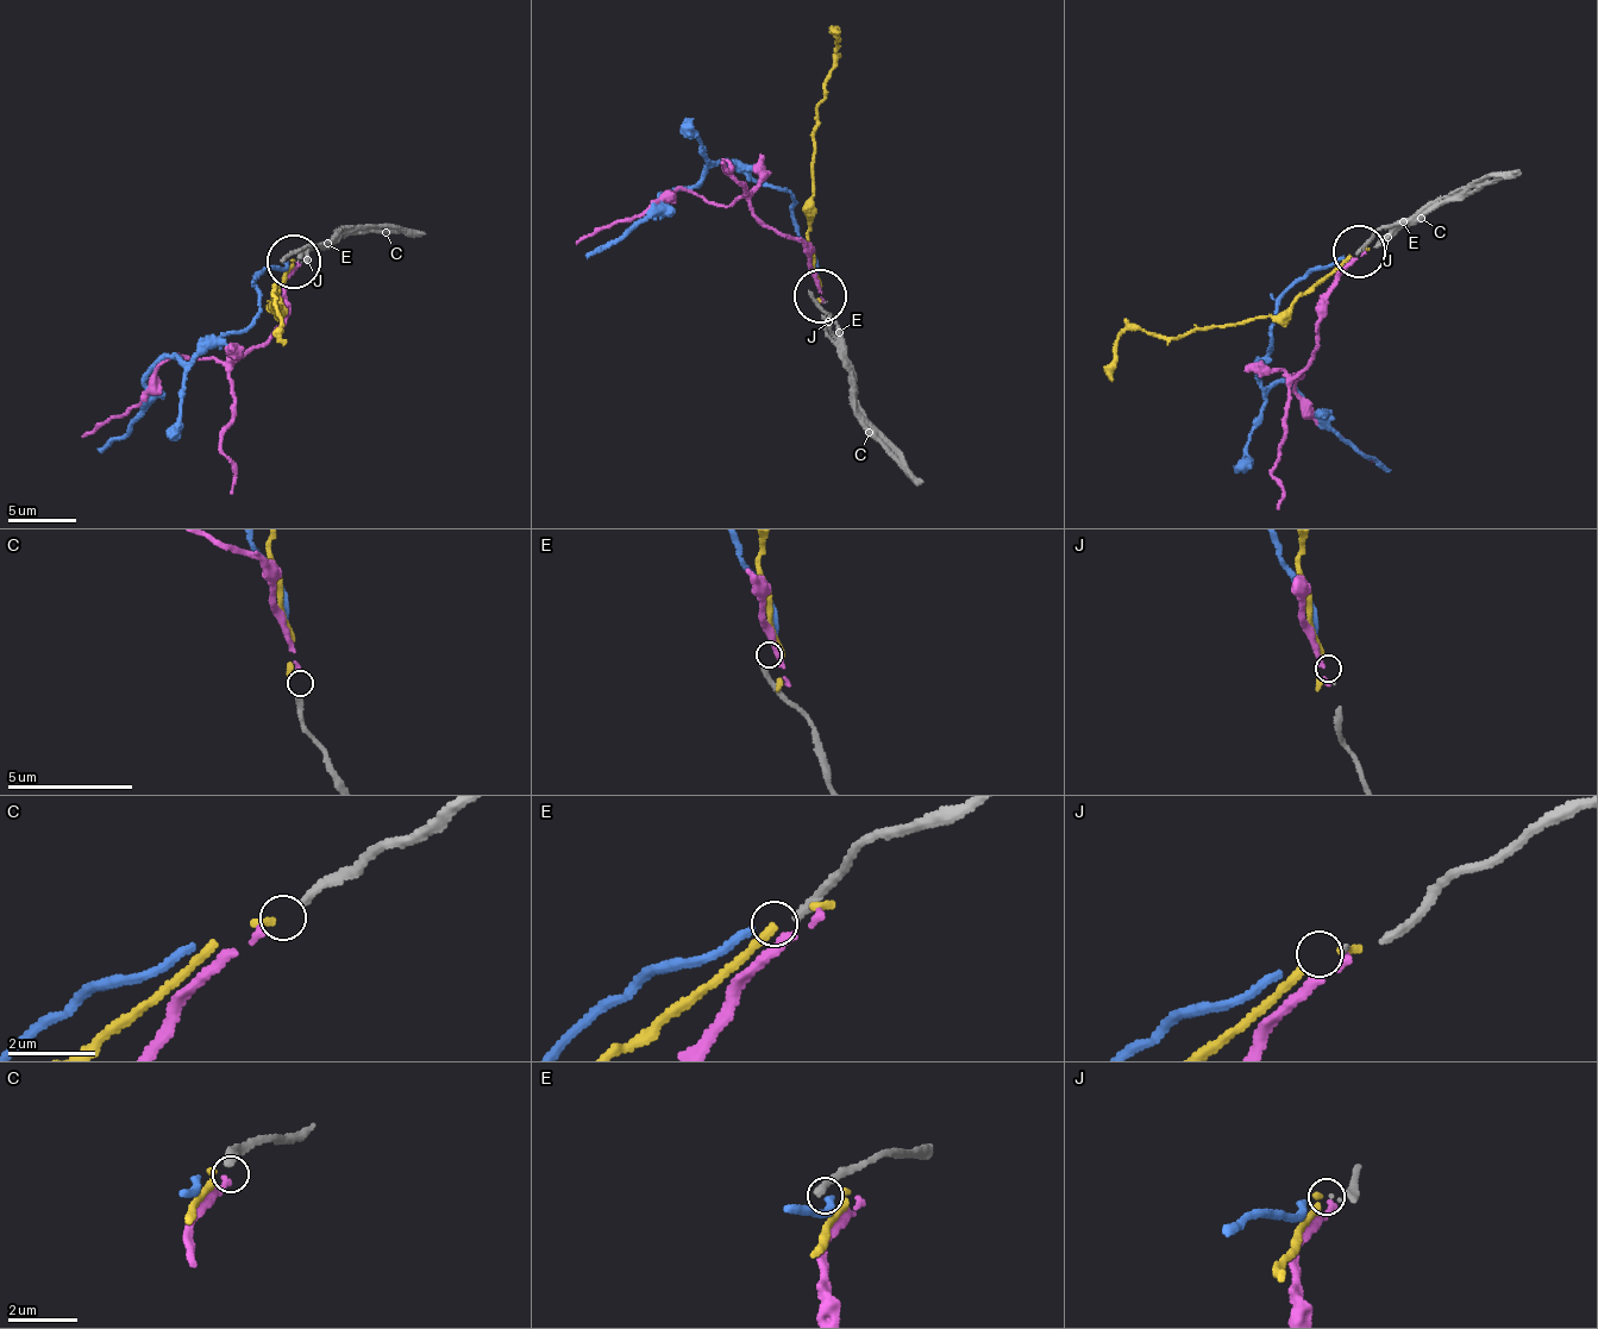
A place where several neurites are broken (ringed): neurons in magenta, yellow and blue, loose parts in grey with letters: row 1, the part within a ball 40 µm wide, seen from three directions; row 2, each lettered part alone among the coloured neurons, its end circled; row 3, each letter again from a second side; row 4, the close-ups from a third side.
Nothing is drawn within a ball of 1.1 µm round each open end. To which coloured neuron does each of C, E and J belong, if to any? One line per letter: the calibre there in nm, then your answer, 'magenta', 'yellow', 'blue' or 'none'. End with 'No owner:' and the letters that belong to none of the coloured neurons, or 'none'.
C: calibre 200 nm; magenta
E: calibre 190 nm; blue
J: calibre 40 nm; none
No owner: J

